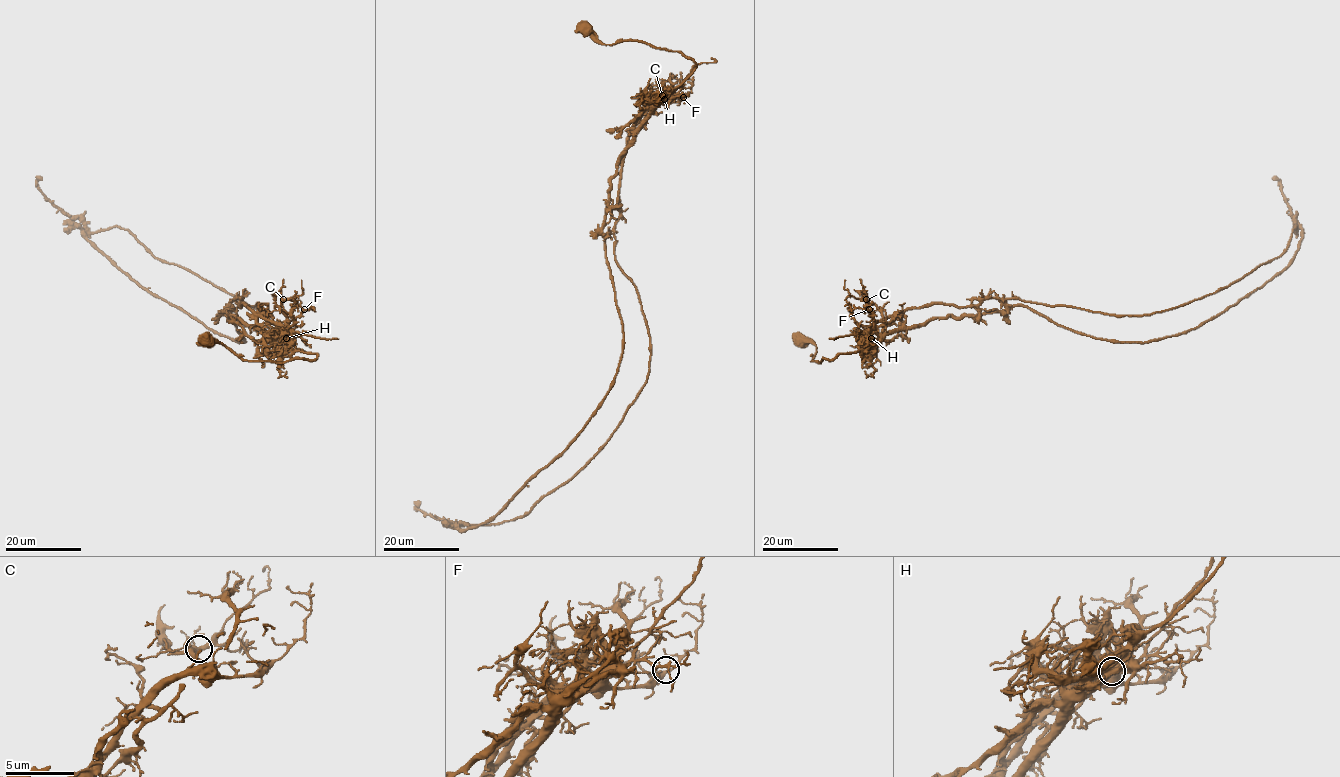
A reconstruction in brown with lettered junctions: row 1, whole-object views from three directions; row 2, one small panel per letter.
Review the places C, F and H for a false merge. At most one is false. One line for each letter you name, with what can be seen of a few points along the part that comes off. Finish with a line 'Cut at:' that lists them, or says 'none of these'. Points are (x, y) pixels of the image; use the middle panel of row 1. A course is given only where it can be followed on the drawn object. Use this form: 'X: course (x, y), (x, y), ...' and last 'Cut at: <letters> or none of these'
H: course (665, 99), (629, 137), (614, 229), (650, 343), (647, 382), (607, 443), (523, 516), (449, 522), (419, 501)
Cut at: H

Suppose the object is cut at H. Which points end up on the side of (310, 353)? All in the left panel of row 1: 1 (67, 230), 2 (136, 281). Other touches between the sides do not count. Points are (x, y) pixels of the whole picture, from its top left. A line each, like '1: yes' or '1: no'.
1: yes
2: yes

